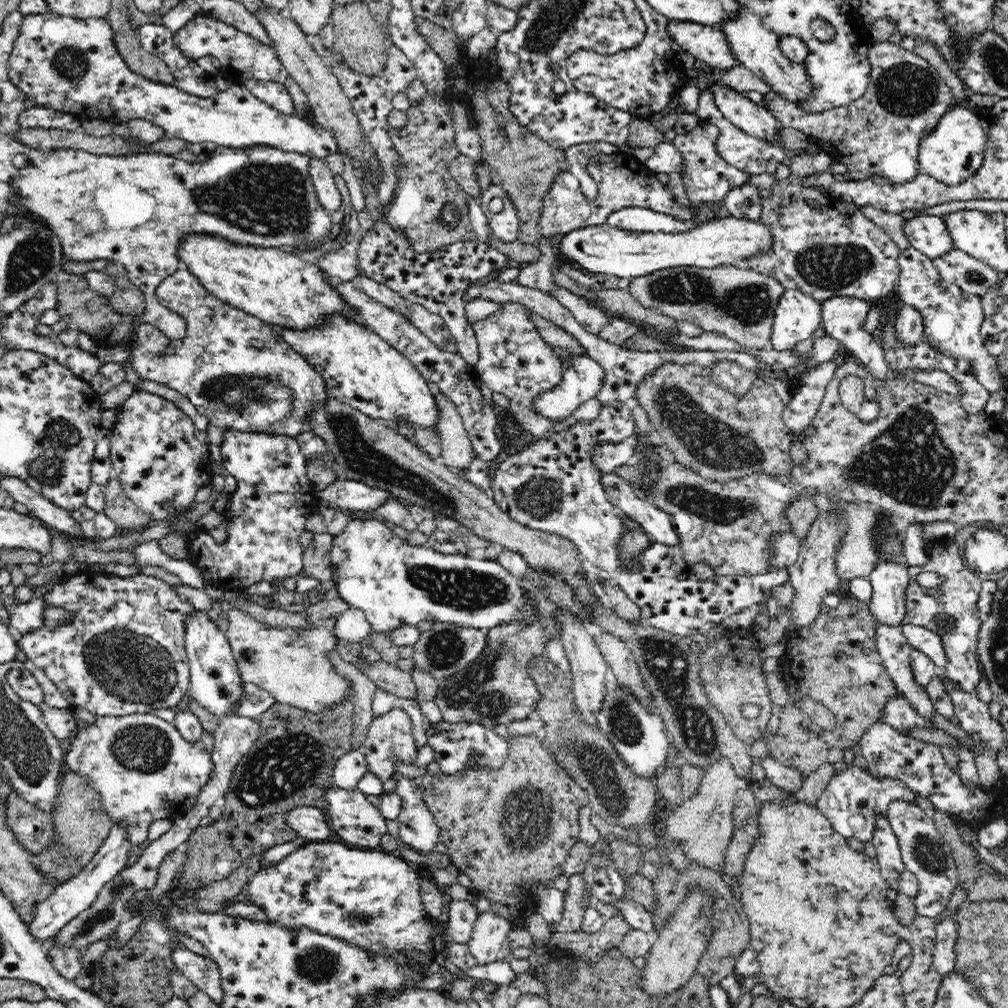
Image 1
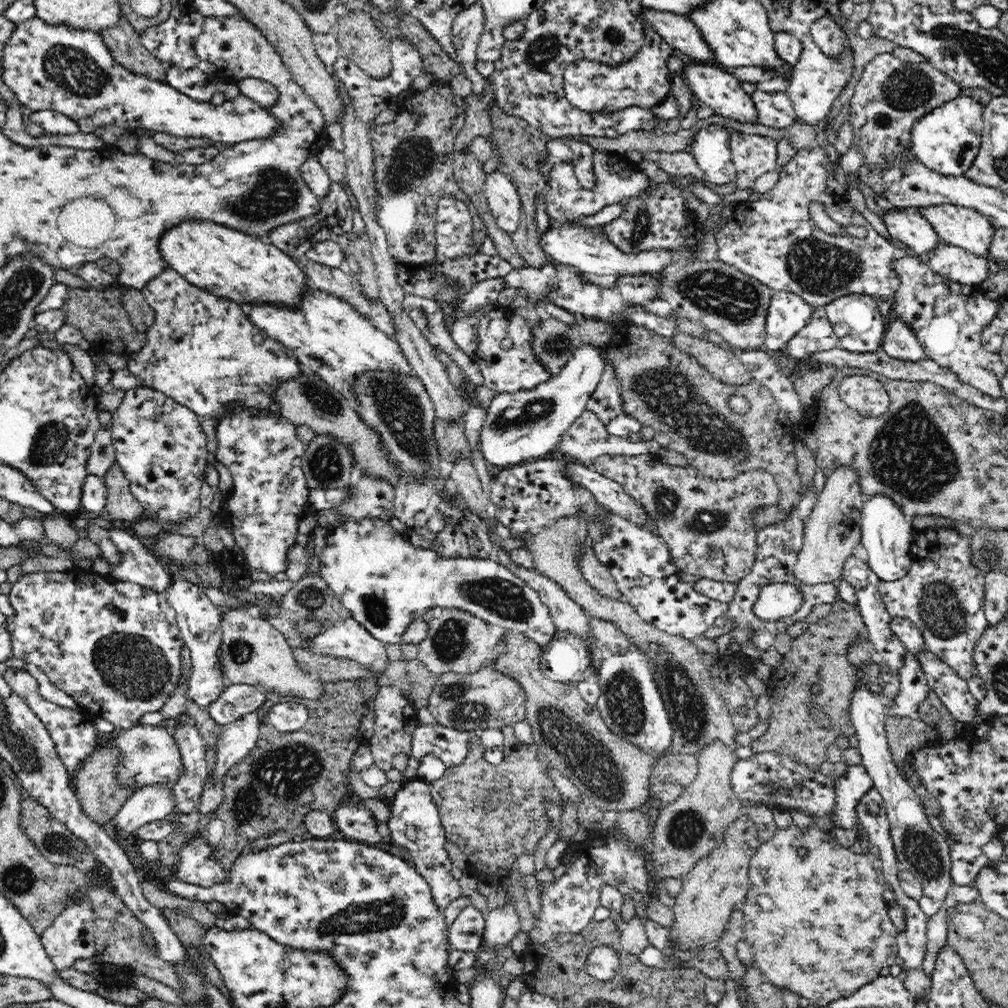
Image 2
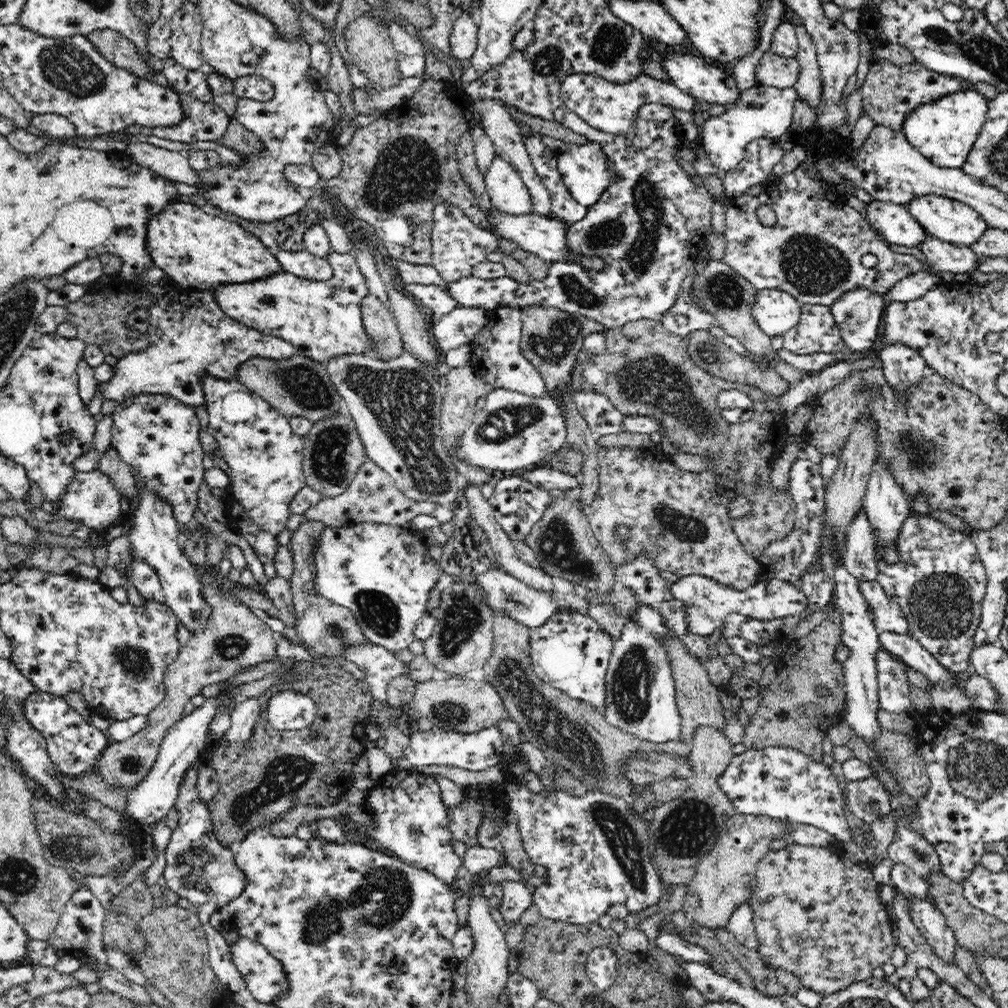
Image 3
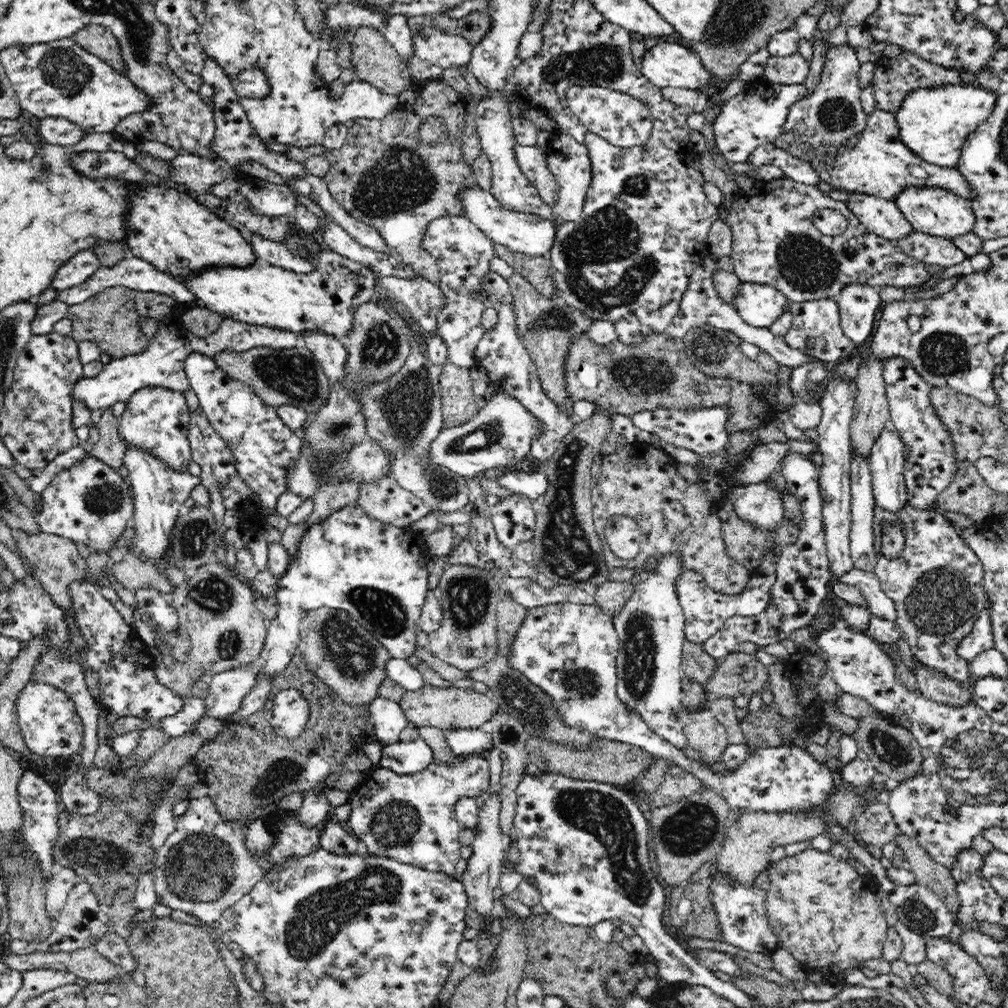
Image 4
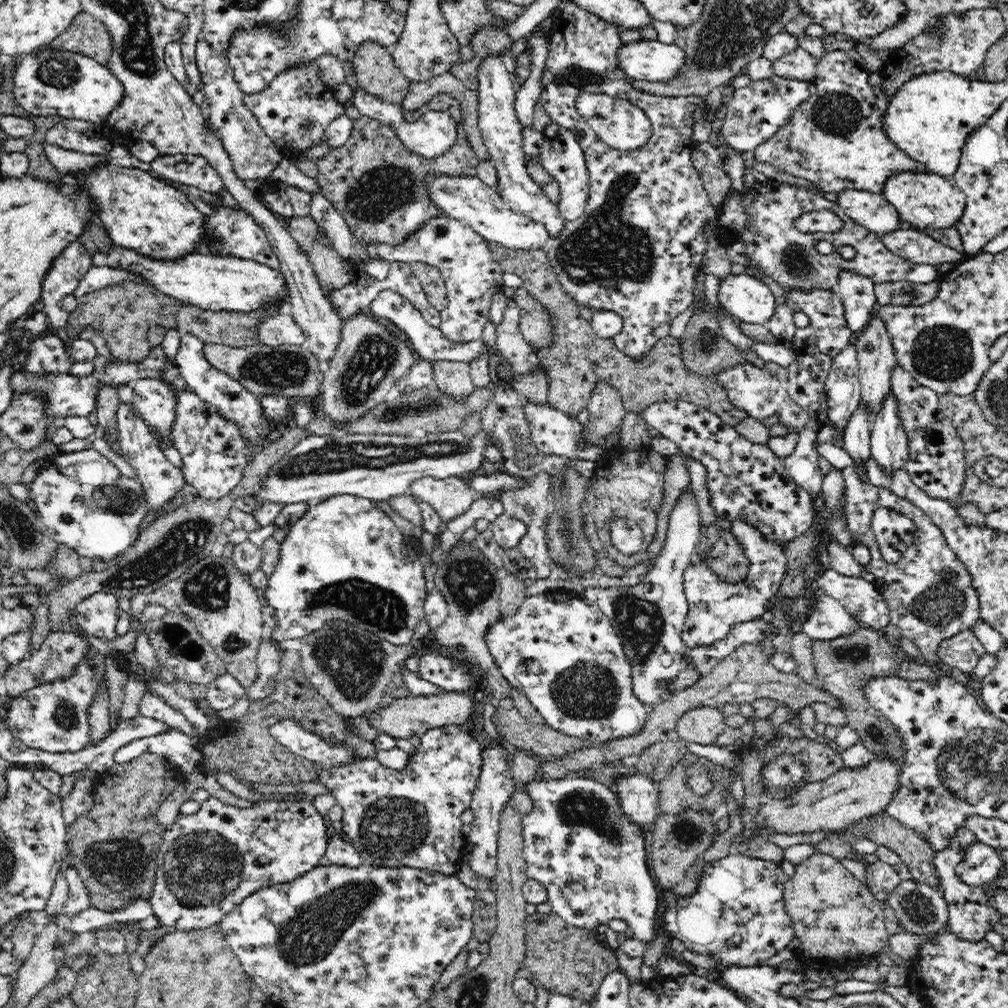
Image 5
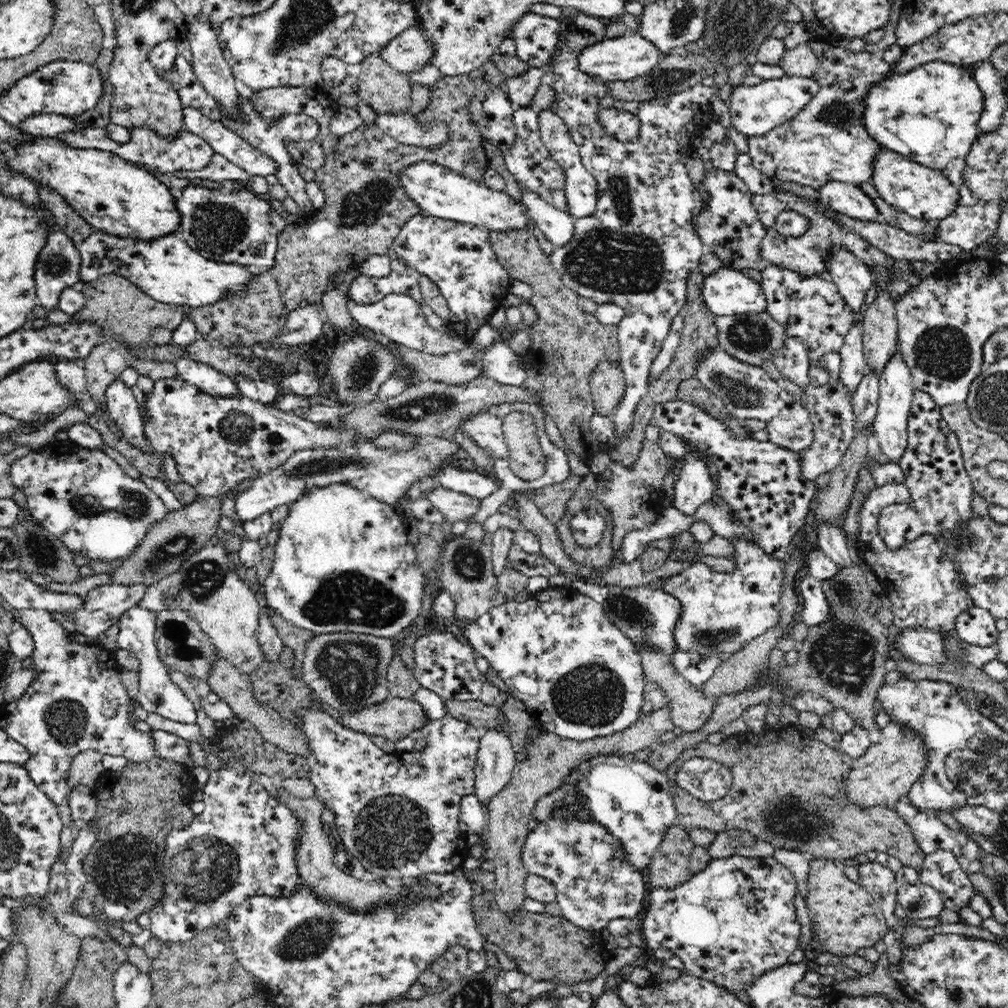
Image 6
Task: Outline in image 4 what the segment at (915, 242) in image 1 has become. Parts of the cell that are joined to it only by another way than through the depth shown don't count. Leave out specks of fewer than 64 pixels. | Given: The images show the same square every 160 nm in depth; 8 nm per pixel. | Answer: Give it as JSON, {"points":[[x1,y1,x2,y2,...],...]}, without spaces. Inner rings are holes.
{"points":[[854,192,845,203,870,233,881,238,898,242,914,232,910,222,892,200]]}

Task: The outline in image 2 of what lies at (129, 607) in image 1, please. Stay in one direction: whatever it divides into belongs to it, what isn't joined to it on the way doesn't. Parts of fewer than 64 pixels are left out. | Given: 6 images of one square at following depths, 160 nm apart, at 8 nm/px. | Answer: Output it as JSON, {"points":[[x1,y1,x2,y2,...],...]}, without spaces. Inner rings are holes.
{"points":[[74,570,70,572,39,572,22,575,12,586,8,594,12,606,17,610,17,615,9,621,8,630,12,633,13,656,39,666,46,677,77,702,80,709,87,714,104,718,116,730,132,727,138,723,144,714,162,711,167,702,180,688,180,668,182,660,180,652,184,641,179,631,177,612,170,606,169,598,165,593,160,593,148,586,136,582,116,581,116,579,100,575,92,571]]}

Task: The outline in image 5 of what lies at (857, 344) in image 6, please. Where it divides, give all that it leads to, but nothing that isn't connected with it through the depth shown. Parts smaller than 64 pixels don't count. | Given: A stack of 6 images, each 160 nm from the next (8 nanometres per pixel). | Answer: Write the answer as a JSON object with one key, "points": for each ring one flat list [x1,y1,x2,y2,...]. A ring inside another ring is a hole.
{"points":[[856,345,846,346,838,353,824,384,827,422,838,436,842,436,844,427,862,400,856,353]]}

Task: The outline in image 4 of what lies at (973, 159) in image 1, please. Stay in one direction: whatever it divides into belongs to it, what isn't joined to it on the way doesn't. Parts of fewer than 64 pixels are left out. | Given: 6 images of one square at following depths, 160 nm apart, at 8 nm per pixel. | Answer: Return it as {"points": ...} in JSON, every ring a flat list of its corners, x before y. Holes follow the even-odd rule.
{"points":[[960,84,916,89,906,96,895,114,901,141,912,152,936,166,954,167,967,136,988,116,995,106,995,92]]}

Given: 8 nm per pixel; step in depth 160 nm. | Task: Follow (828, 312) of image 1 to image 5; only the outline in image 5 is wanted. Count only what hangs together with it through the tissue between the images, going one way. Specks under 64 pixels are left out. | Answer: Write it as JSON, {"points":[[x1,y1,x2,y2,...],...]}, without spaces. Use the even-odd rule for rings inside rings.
{"points":[[846,270,841,273,835,291,841,296,846,322,852,333,866,328,876,304,875,283,870,279]]}

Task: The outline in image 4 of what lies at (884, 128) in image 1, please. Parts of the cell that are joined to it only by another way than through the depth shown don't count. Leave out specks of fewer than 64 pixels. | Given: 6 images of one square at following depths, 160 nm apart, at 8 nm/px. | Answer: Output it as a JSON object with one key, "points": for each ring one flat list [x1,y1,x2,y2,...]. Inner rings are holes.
{"points":[[902,53,894,58,881,58,876,61,871,86,876,107,882,111,896,114,906,96,916,89,938,88,938,86,963,84,959,78,960,70,947,69,921,58,902,58]]}

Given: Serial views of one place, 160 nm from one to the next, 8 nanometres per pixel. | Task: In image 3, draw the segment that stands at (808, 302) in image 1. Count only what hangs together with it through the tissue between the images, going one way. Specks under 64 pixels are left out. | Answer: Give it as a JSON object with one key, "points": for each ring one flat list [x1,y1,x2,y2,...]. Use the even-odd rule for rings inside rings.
{"points":[[757,290,752,315,761,330,770,338,784,336,787,330,798,324,801,304,794,295,784,290]]}

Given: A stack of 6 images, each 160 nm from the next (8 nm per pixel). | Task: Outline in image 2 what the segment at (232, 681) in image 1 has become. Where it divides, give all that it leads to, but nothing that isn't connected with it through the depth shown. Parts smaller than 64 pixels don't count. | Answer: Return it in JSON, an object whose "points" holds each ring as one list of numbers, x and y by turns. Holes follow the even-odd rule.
{"points":[[180,577,173,578,173,583,165,594,169,598,170,606,177,612,179,631,191,656,189,696,200,707,209,708,231,685,230,679,225,675,221,655,223,628,220,609,208,599,203,589]]}

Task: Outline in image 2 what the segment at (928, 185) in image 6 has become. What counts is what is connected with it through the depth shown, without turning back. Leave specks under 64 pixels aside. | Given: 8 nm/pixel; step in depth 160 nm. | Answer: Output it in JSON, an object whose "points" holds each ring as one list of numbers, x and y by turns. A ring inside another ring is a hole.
{"points":[[948,205,921,208,920,214,931,222,942,242,982,258,993,257,991,250,997,228,977,211]]}

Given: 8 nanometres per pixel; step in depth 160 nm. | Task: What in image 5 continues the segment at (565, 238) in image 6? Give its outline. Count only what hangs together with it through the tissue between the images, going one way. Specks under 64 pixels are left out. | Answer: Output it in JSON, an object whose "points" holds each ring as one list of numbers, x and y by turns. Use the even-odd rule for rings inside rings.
{"points":[[496,54,482,58,478,66,478,126,484,137,488,155,498,173,496,191,503,203,514,213,522,213,528,219,542,222,550,237,556,239,565,226,565,219,560,215,557,204,552,203,544,194,542,187,534,182,527,171,523,151,523,128,515,111,517,88,512,74,502,62,504,54]]}

